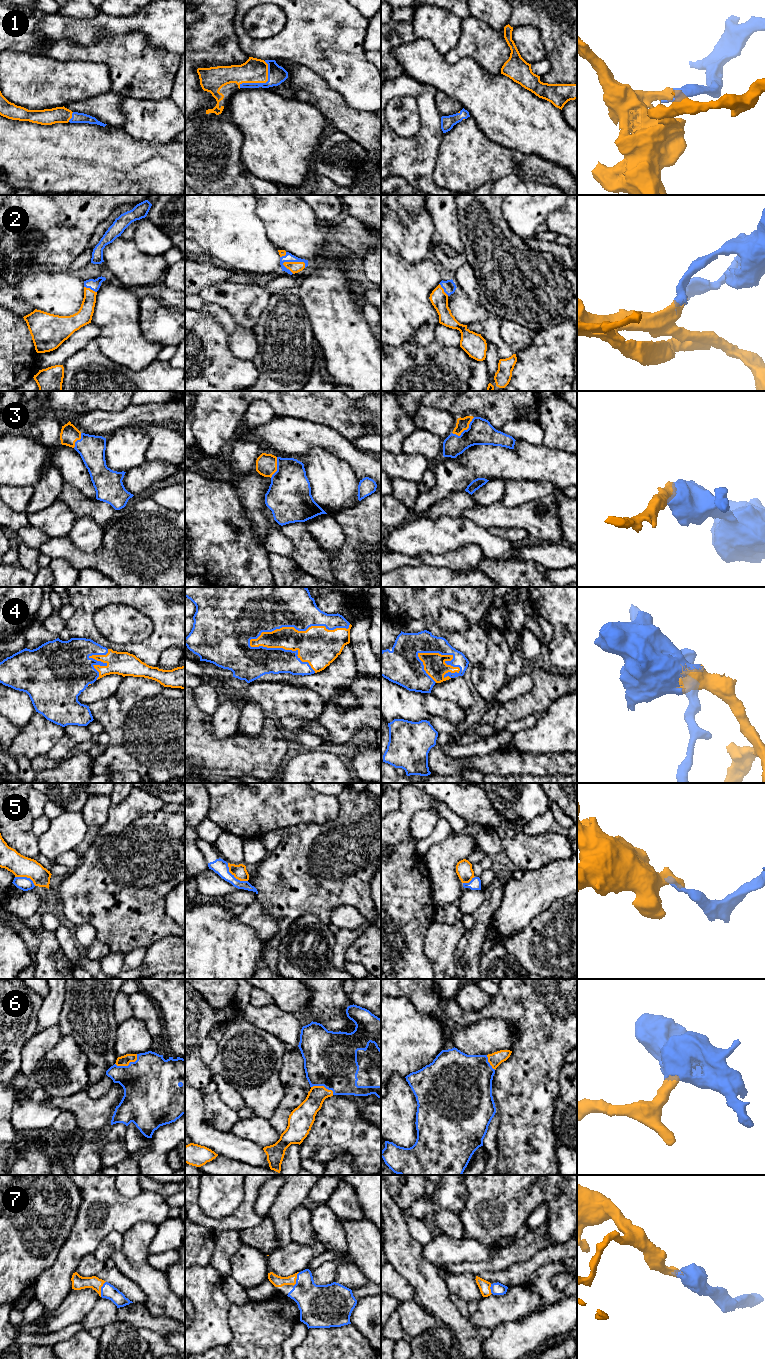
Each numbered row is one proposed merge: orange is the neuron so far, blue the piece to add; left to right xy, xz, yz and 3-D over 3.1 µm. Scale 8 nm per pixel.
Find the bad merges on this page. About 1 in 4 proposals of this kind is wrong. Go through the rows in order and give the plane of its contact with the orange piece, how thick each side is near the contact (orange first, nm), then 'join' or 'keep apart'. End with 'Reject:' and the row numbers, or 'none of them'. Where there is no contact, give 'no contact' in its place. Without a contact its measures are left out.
1: contact in xz; calibres 200 and 140 nm; join
2: contact in xz; calibres 90 and 70 nm; join
3: contact in yz; calibres 100 and 200 nm; join
4: contact in xz; calibres 320 and 400 nm; join
5: contact in xz; calibres 110 and 120 nm; keep apart
6: contact in xy; calibres 80 and 460 nm; join
7: contact in xy; calibres 110 and 120 nm; join
Reject: 5

